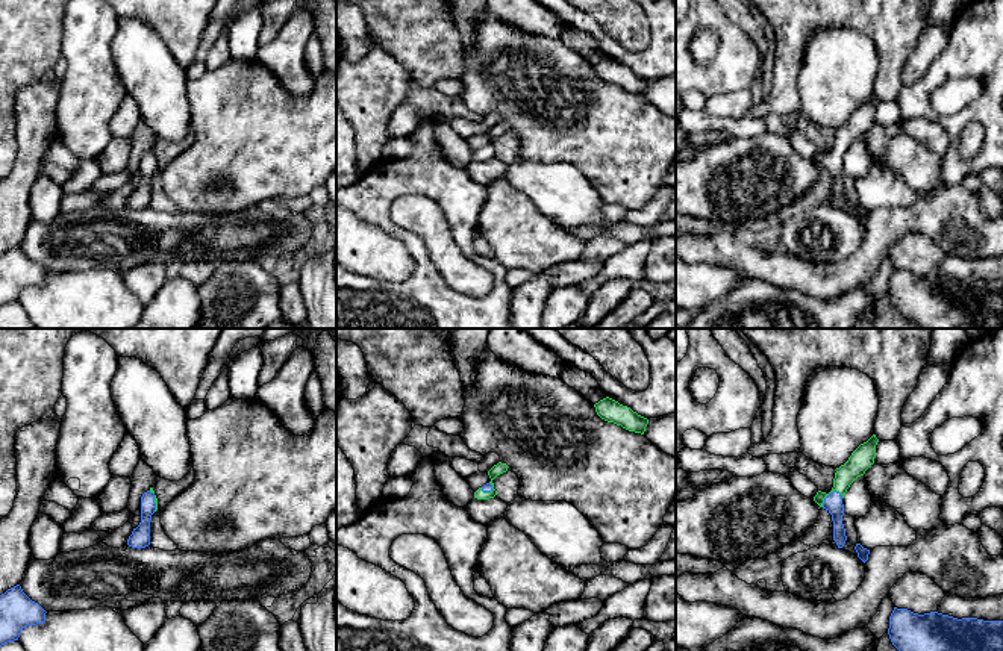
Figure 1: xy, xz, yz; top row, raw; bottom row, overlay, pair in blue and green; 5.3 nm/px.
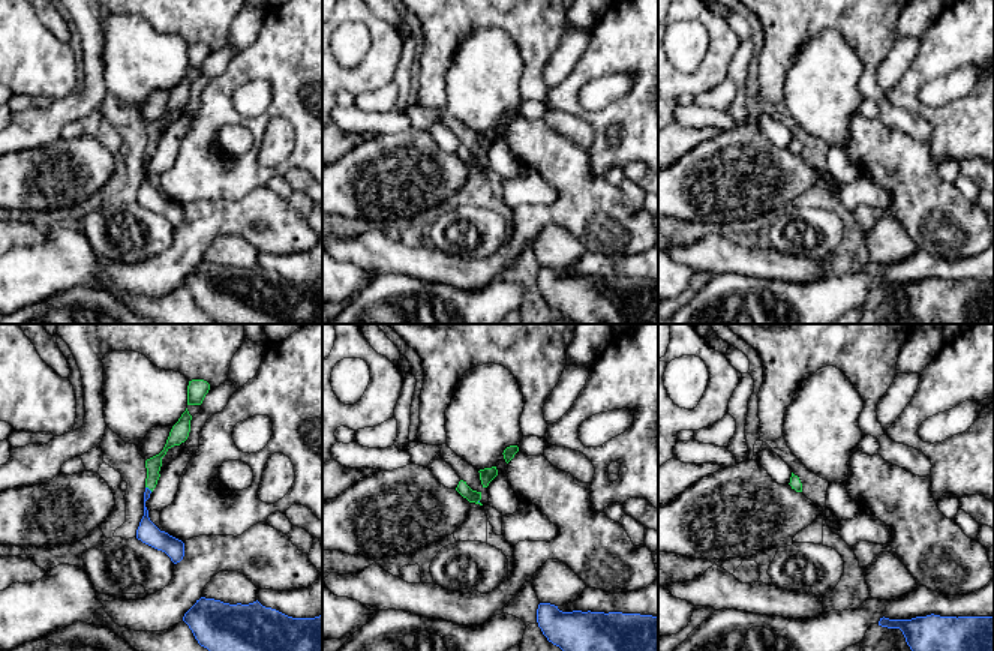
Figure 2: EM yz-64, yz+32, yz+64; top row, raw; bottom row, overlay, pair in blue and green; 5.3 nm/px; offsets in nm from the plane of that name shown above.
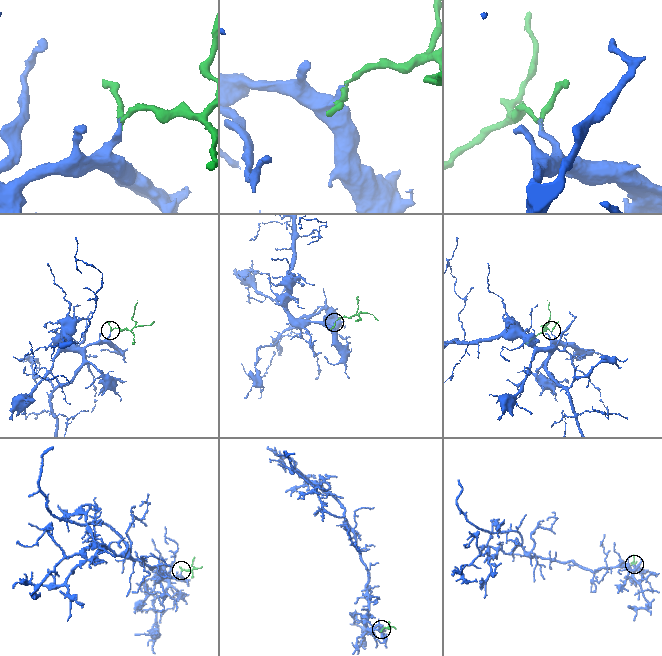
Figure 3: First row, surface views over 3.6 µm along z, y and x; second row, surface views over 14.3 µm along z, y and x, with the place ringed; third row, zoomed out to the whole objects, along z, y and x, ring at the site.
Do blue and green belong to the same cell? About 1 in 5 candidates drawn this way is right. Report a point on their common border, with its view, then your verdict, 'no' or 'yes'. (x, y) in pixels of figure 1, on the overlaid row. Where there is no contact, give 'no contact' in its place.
contact yz (829, 494); yes

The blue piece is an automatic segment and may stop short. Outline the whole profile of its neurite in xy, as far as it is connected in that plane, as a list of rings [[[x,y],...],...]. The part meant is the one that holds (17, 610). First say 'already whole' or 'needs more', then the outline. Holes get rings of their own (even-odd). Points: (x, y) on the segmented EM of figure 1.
already whole | [[[20,584],[0,595],[0,646],[18,640],[27,625],[44,624],[45,610]]]

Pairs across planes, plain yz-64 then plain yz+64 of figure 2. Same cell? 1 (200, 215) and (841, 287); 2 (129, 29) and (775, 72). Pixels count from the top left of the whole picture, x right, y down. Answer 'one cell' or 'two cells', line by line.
1: two cells
2: two cells

